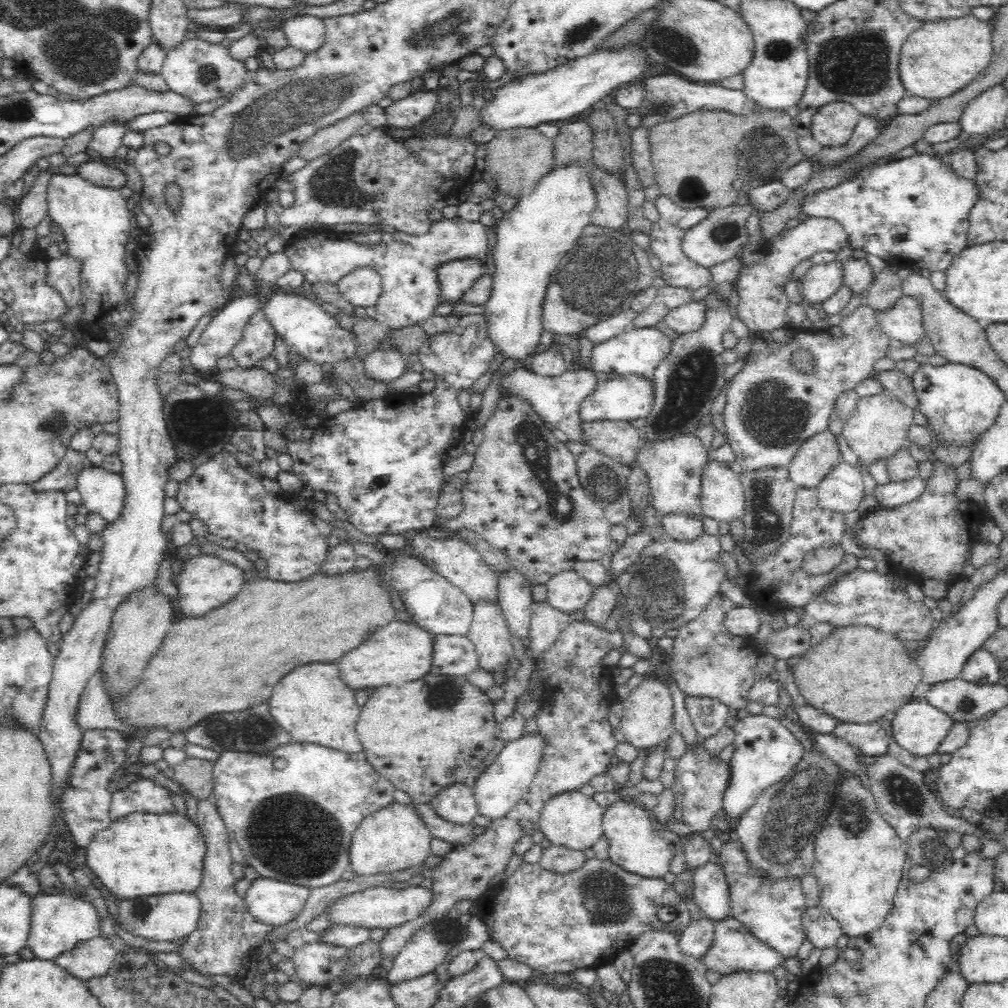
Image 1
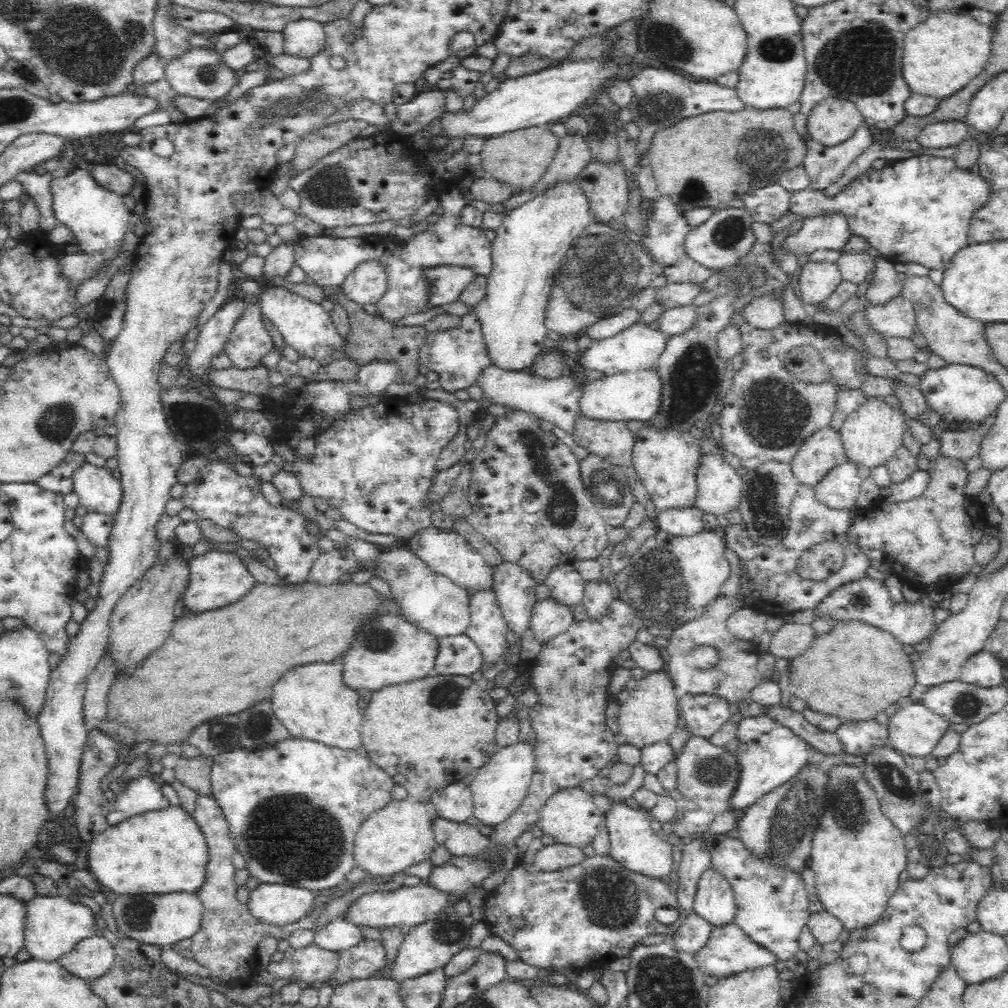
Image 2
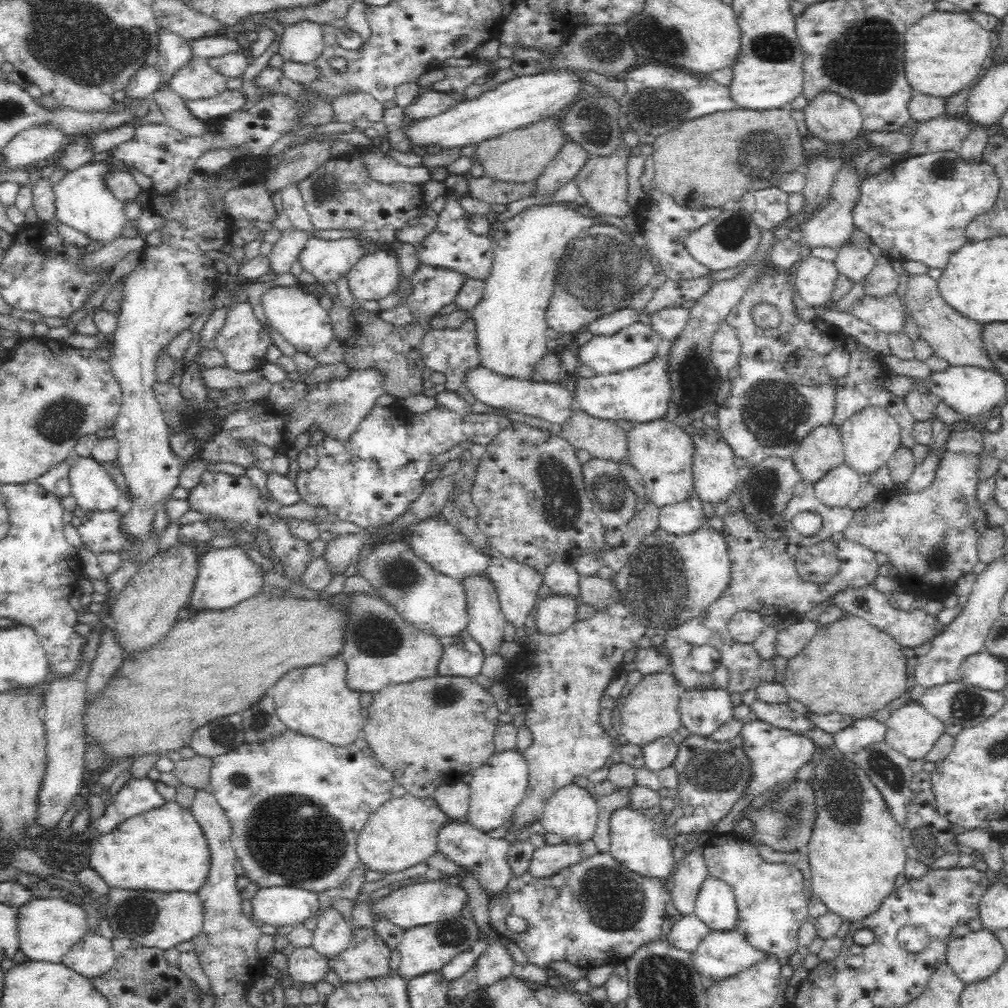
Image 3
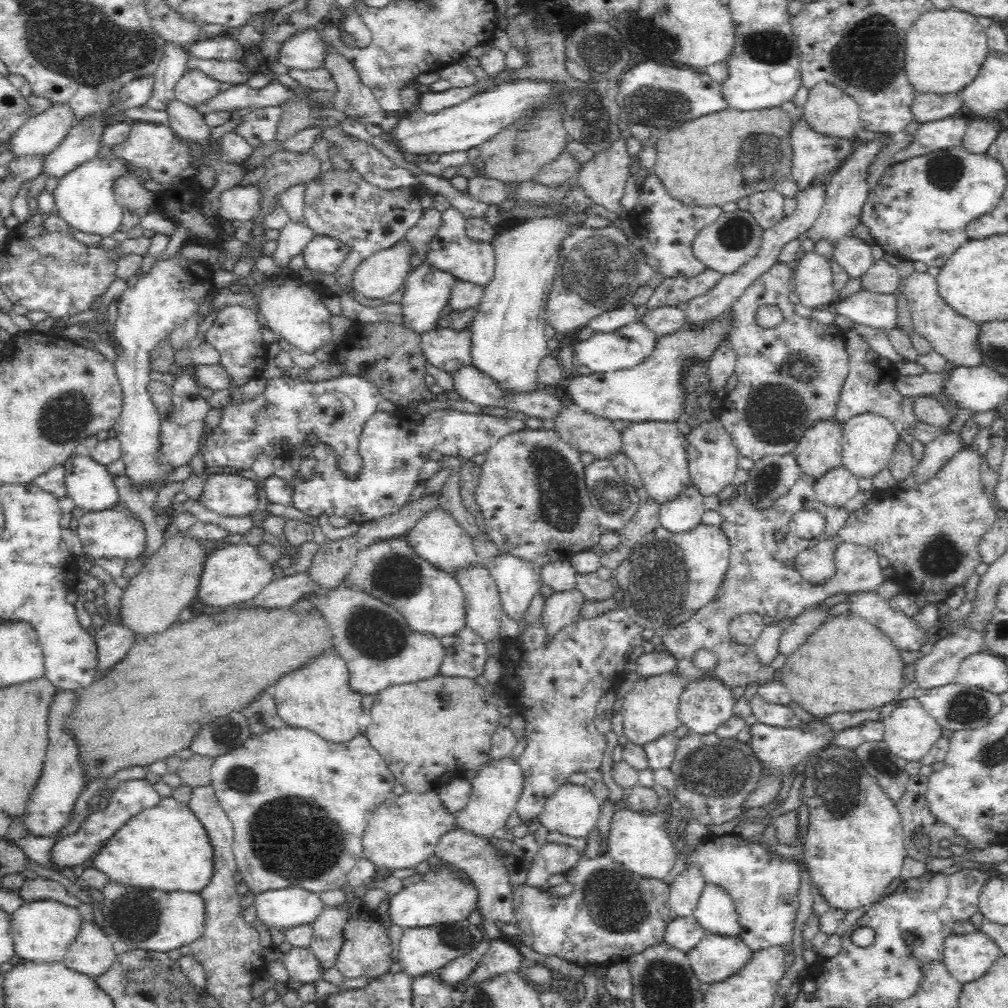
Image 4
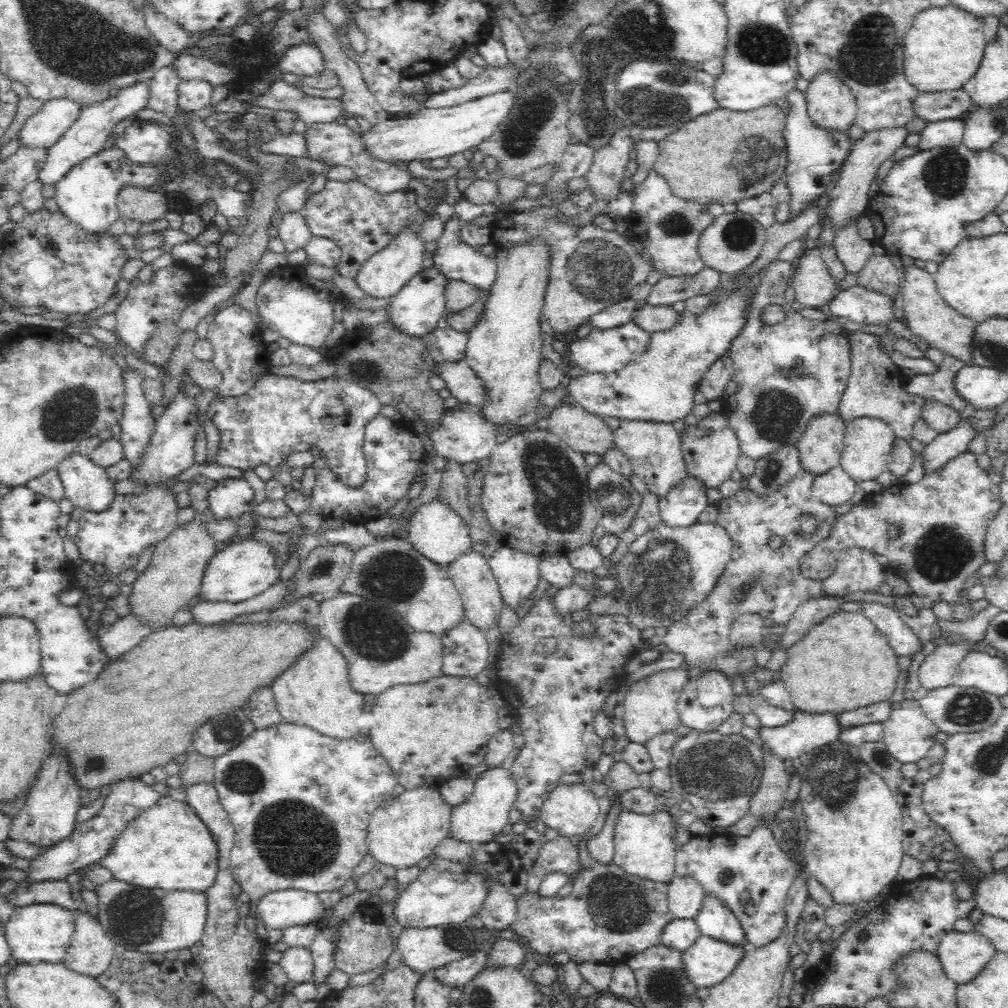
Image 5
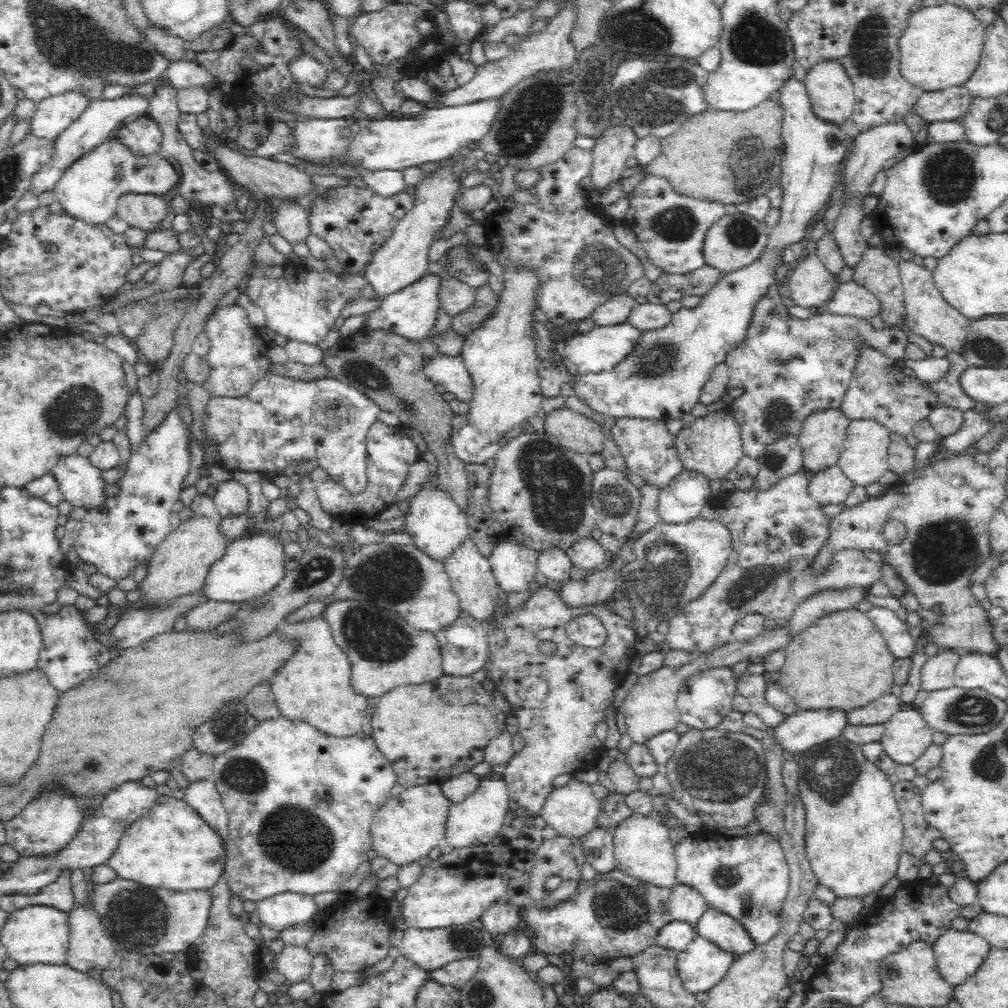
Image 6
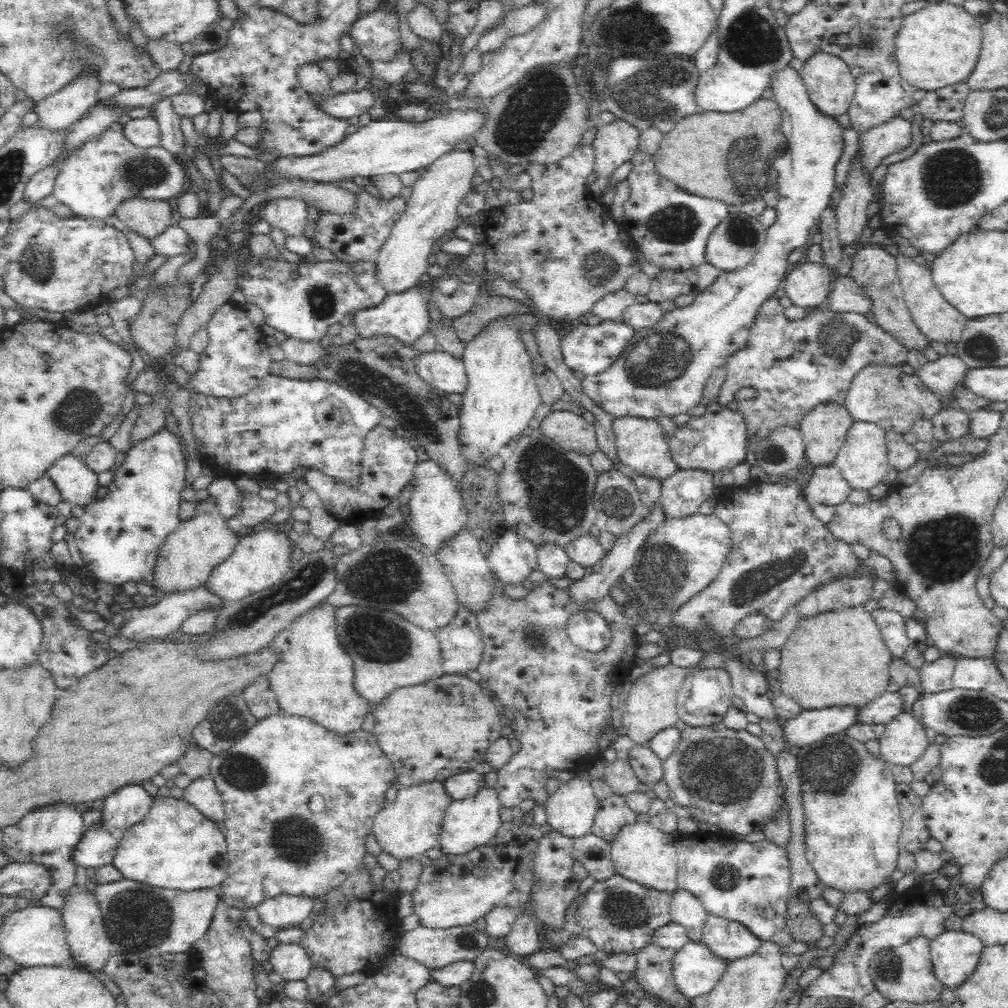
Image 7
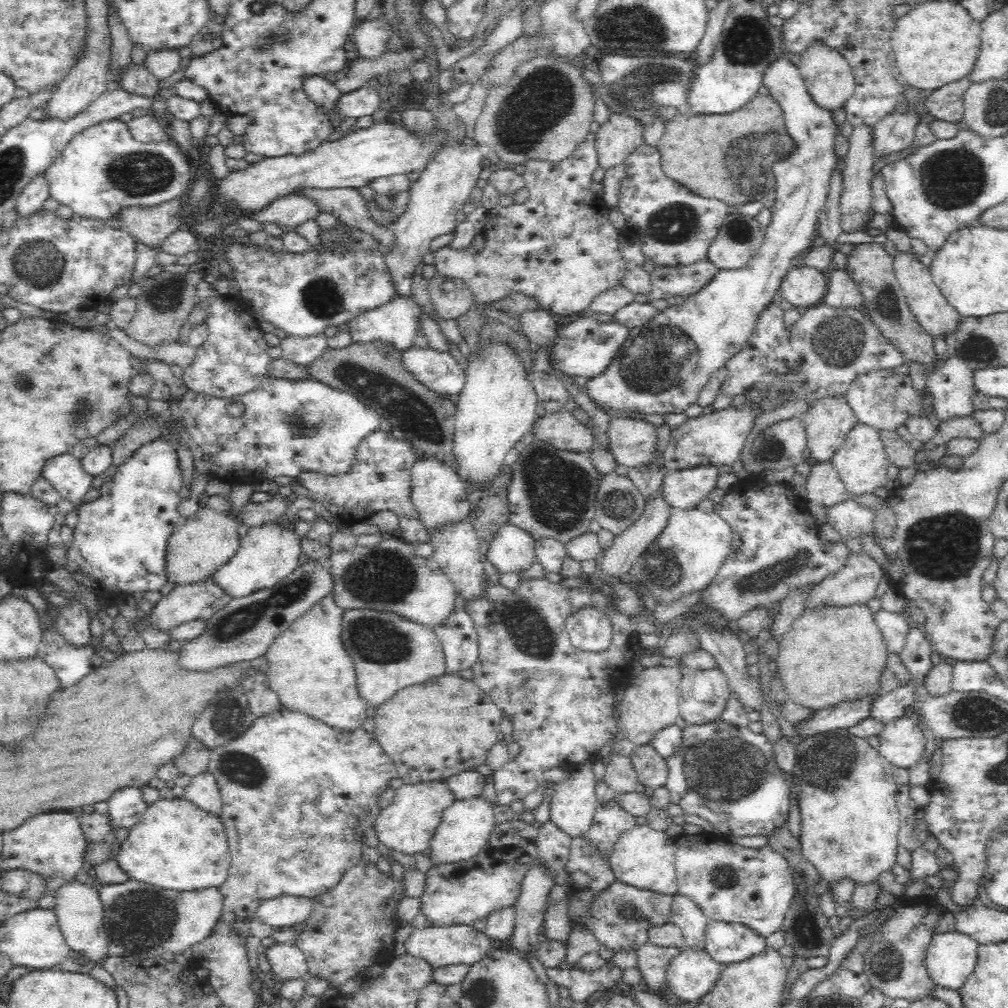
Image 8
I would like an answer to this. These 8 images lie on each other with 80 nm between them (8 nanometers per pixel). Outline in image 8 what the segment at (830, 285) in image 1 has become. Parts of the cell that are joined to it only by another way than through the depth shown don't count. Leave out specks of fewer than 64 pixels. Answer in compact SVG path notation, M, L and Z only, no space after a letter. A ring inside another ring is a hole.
M800 264L790 267L784 274L778 294L792 306L803 309L820 302L825 293L825 286L824 273Z

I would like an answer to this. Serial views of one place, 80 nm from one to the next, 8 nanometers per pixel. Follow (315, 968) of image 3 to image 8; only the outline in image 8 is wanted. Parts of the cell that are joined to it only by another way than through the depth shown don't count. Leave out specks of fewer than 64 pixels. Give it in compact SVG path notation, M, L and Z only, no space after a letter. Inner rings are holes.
M275 943L267 948L265 955L272 975L278 976L282 981L307 977L308 964L303 952L295 945Z

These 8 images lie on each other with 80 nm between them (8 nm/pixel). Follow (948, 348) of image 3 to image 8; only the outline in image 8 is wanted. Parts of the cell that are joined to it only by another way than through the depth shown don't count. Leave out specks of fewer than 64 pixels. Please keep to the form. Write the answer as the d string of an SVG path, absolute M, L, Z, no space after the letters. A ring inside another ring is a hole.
M912 250L898 251L893 257L893 267L900 286L904 289L908 306L918 322L926 332L933 337L936 335L950 334L955 332L961 318L960 313L952 306L942 294L938 285L931 279L928 266L920 262L919 255Z

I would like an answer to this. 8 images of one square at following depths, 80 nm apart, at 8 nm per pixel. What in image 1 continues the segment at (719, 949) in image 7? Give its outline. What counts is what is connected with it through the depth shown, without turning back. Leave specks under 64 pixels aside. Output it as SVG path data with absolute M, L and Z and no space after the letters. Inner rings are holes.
M710 861L698 868L692 879L695 887L691 906L714 923L726 921L732 915L731 888L720 867Z

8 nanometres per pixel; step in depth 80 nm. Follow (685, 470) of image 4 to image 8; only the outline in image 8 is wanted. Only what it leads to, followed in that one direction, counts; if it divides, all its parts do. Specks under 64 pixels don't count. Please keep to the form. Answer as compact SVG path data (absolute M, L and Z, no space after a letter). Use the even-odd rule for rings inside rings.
M614 416L606 437L617 465L629 469L648 464L656 452L656 426L641 419Z

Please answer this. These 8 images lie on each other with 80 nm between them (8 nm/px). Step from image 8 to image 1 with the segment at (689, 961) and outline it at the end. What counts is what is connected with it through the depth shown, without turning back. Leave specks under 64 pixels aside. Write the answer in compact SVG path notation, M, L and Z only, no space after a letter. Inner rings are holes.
M729 917L726 921L716 922L714 924L715 934L712 940L712 946L707 949L702 956L701 964L708 972L718 972L721 977L740 972L772 972L778 966L782 966L785 960L778 952L766 947L761 941L754 939L746 928L742 927L734 918Z

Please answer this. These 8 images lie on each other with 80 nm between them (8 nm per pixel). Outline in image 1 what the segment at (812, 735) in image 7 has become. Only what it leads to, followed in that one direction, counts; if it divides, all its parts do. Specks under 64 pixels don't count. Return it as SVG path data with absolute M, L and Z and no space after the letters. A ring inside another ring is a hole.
M762 713L737 719L733 729L735 740L730 760L733 775L730 786L726 788L722 812L738 819L758 800L764 790L780 784L794 772L794 768L804 758L805 750L802 742L790 732L790 728L783 726L778 719Z

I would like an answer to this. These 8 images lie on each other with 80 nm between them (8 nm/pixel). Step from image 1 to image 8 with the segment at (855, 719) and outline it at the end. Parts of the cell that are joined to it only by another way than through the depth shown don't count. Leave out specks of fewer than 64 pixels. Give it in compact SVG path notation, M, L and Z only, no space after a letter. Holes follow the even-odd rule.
M867 604L805 607L778 643L776 676L782 681L787 699L796 705L820 710L880 688L888 652Z

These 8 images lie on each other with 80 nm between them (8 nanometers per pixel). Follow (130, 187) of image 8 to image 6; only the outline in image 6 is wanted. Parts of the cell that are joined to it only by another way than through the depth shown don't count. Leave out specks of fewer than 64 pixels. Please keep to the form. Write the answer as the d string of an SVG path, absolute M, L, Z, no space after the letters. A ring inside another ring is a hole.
M112 134L77 159L64 170L62 176L53 186L54 196L64 208L65 214L89 222L89 224L106 224L116 217L117 202L121 196L131 194L169 197L180 184L180 174L170 164L161 150L143 155L130 151L120 136Z

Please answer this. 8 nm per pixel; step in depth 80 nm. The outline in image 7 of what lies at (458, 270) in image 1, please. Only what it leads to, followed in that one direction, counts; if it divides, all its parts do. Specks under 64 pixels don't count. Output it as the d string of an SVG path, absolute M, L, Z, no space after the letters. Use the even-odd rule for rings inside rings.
M417 285L409 291L401 293L389 293L389 296L377 304L374 308L361 310L352 316L351 325L360 338L390 338L397 339L406 346L413 346L432 322L428 313L428 302L430 302L430 286Z

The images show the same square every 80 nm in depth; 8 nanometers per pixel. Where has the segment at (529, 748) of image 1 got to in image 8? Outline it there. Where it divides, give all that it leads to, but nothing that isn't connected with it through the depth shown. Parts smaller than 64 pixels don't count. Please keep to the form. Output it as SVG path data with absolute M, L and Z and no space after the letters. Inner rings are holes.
M480 796L480 798L457 800L443 812L440 824L435 828L427 844L430 864L446 866L446 864L458 864L474 858L486 846L495 826L493 805L486 798Z

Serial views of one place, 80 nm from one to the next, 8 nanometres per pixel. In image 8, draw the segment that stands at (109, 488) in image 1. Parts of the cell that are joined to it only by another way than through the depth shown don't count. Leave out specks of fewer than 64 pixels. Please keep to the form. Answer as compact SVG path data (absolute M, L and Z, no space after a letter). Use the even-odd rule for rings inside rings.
M69 452L46 460L46 464L42 465L41 473L41 478L48 481L62 499L68 499L74 505L81 504L84 496L92 489L93 477L84 472L80 461Z

